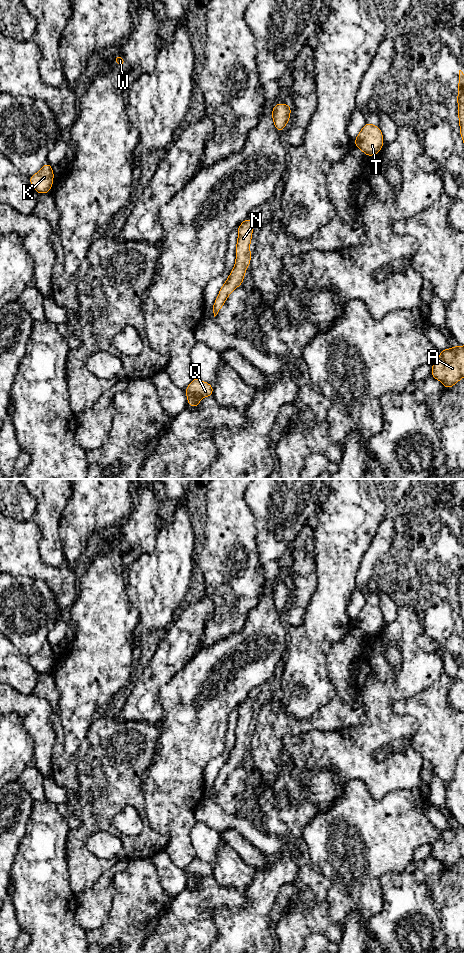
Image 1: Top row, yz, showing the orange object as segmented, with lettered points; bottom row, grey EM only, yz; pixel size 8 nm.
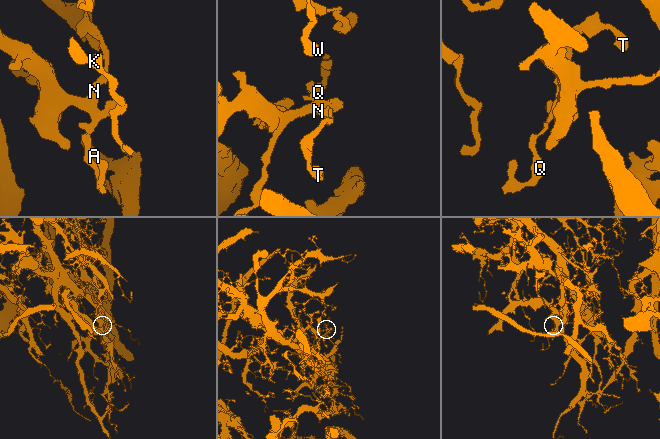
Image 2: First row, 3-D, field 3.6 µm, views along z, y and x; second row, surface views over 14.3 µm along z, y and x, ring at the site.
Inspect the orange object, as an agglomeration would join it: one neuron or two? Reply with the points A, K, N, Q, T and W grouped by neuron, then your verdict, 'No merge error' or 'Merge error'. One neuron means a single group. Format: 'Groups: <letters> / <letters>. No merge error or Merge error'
Groups: A K N Q T W. No merge error

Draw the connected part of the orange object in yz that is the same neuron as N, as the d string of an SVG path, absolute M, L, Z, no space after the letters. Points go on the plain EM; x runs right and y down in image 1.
M246 698L241 705L237 708L238 721L236 725L236 742L233 750L231 751L228 759L223 764L213 785L214 797L218 794L223 787L227 777L234 769L243 764L243 759L246 749L250 745L252 733L249 730L250 722L252 719L253 703L251 699Z

